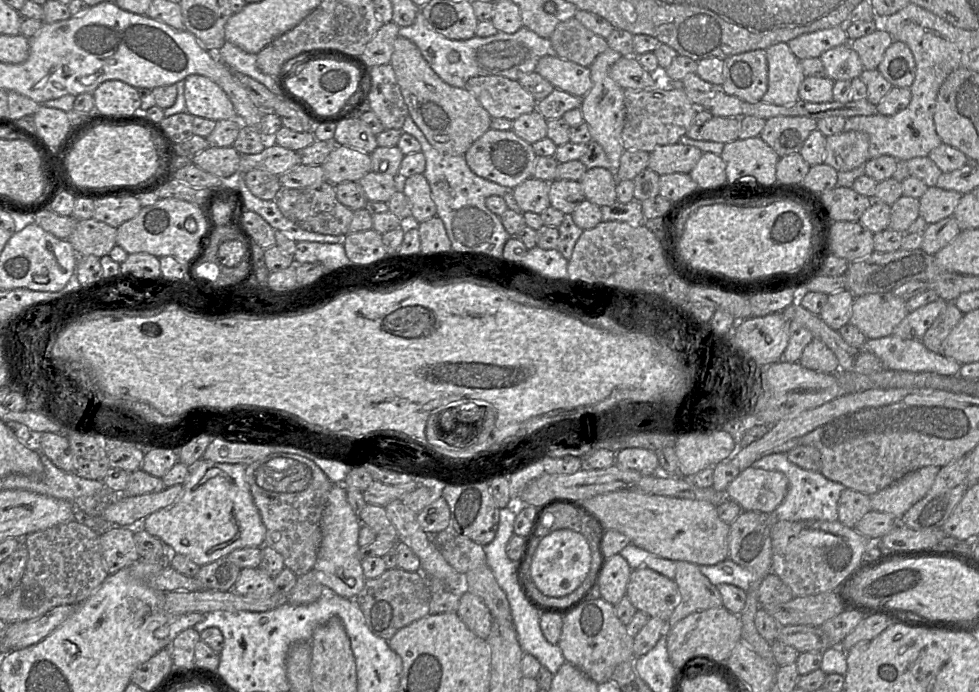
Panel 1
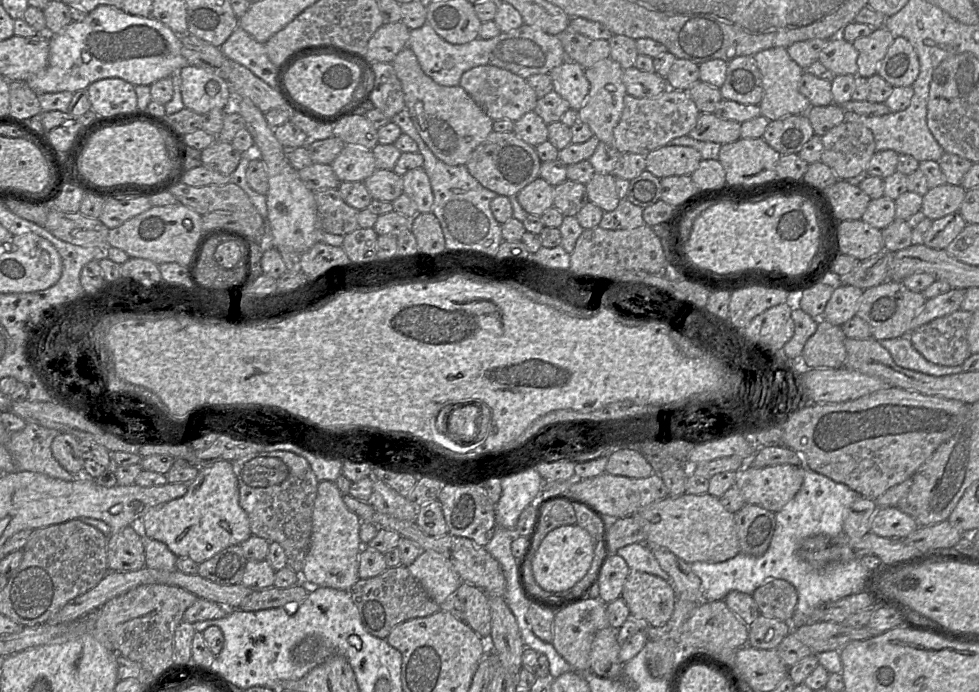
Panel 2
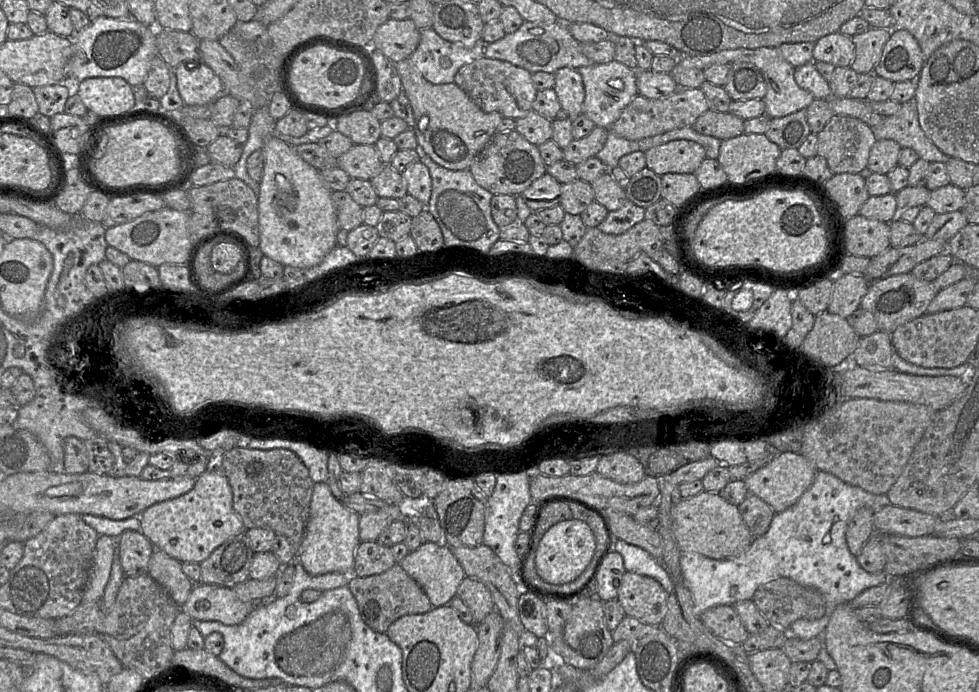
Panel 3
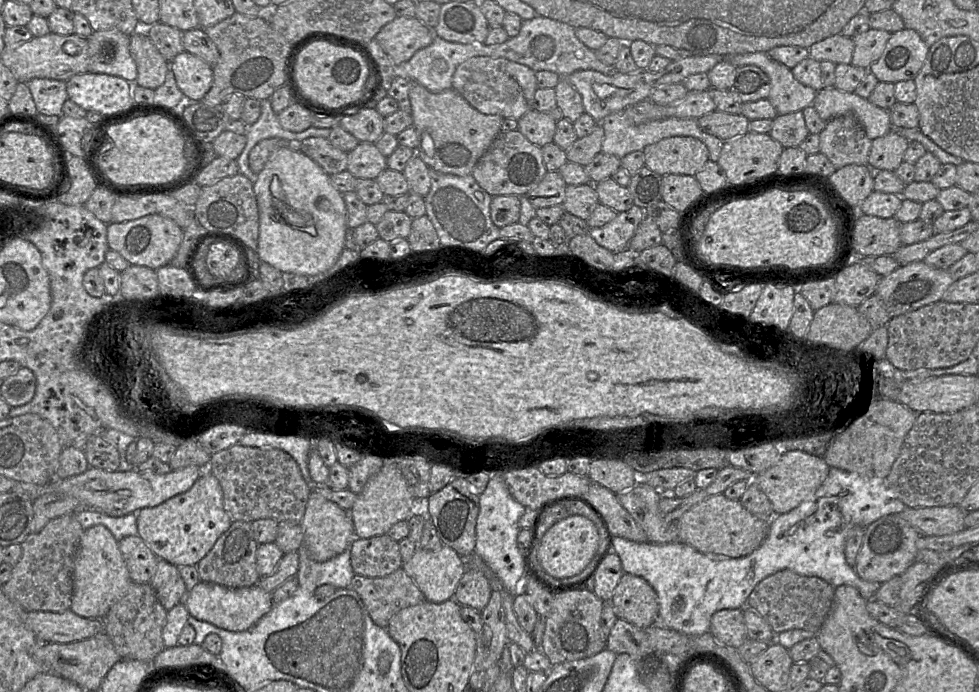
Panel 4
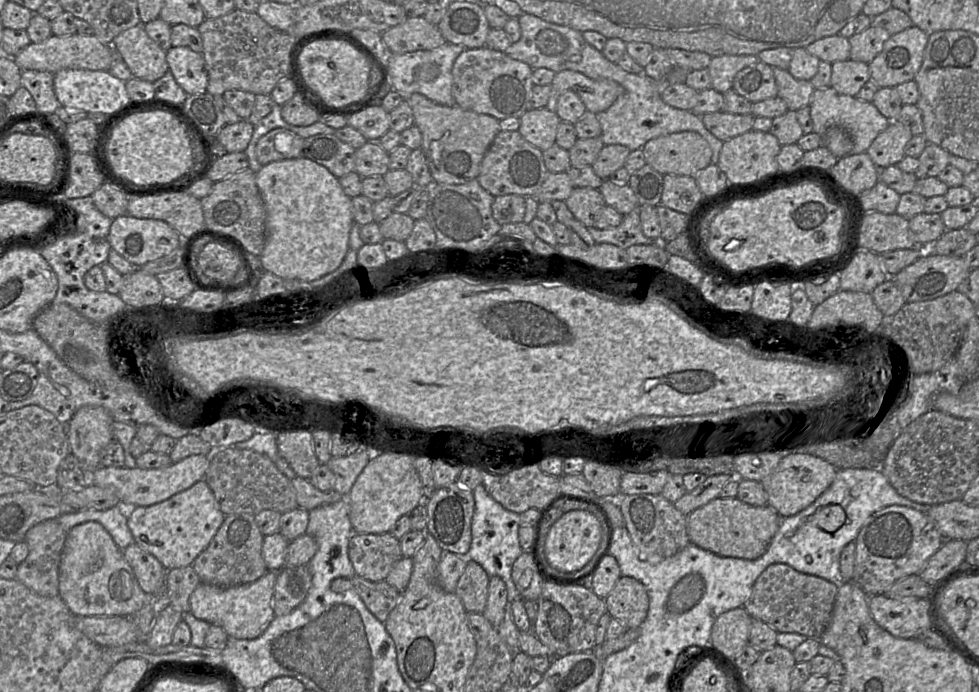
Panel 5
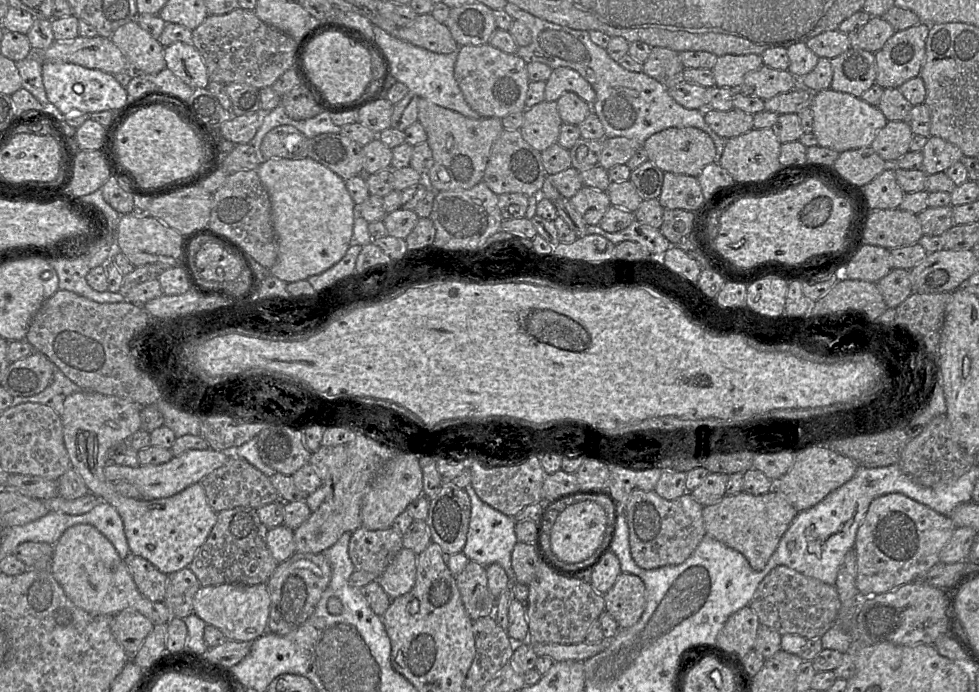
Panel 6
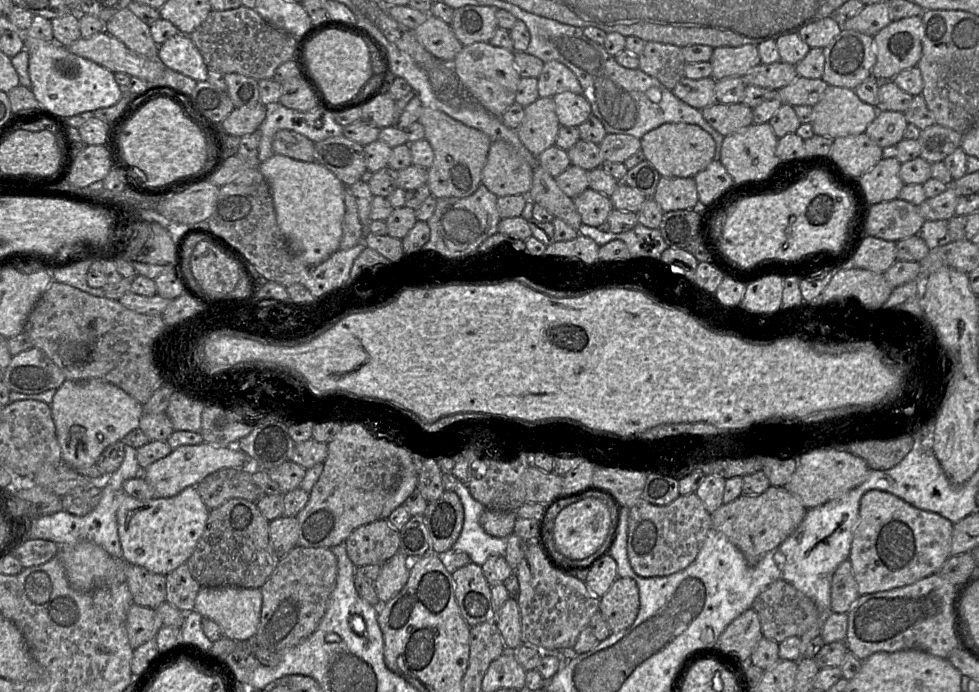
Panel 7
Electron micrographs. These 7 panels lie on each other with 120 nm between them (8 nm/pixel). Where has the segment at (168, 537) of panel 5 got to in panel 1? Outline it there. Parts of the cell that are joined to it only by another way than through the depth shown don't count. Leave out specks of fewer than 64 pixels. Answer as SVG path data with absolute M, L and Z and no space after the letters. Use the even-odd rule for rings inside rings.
M199 460L190 468L189 475L183 484L181 497L171 506L147 516L144 529L160 539L170 553L184 555L200 567L227 557L236 549L261 548L264 545L266 528L254 504L249 484L246 481L246 466L248 465Z

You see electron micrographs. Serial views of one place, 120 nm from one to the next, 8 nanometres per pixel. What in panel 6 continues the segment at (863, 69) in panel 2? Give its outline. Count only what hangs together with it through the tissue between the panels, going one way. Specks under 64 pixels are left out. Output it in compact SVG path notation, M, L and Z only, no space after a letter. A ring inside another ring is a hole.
M871 17L861 29L845 34L848 35L851 47L875 53L894 32L895 29L882 17Z

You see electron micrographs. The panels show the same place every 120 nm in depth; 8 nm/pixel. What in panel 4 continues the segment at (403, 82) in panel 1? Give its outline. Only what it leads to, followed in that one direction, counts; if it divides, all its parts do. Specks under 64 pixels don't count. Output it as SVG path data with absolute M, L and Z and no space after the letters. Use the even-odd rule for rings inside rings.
M410 81L409 99L417 134L415 154L429 169L457 176L471 174L475 164L501 131L504 117L479 112L453 88L434 93L417 81Z

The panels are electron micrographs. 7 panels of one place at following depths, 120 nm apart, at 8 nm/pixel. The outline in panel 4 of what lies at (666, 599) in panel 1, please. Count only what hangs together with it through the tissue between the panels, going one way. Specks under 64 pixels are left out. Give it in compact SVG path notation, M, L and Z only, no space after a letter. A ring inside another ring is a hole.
M624 573L610 601L615 614L640 629L657 624L658 597L642 577Z

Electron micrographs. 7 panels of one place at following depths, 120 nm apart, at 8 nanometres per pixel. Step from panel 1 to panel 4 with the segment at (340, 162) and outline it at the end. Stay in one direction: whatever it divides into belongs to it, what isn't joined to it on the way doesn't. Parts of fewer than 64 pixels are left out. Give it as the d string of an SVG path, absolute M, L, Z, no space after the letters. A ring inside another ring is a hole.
M359 142L347 153L347 170L356 179L375 179L385 168L387 157L380 152L375 143Z

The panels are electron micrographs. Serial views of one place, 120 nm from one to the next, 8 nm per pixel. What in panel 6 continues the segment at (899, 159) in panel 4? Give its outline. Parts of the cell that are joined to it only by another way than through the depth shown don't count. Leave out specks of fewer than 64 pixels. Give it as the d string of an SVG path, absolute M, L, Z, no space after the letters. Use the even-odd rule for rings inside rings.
M888 121L872 141L872 149L888 164L895 164L909 151L912 131L907 121Z

